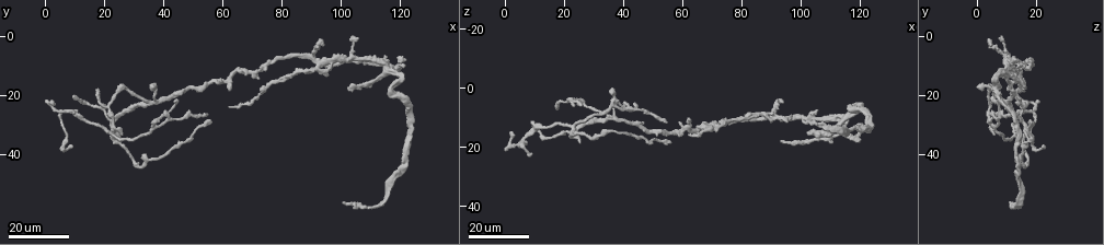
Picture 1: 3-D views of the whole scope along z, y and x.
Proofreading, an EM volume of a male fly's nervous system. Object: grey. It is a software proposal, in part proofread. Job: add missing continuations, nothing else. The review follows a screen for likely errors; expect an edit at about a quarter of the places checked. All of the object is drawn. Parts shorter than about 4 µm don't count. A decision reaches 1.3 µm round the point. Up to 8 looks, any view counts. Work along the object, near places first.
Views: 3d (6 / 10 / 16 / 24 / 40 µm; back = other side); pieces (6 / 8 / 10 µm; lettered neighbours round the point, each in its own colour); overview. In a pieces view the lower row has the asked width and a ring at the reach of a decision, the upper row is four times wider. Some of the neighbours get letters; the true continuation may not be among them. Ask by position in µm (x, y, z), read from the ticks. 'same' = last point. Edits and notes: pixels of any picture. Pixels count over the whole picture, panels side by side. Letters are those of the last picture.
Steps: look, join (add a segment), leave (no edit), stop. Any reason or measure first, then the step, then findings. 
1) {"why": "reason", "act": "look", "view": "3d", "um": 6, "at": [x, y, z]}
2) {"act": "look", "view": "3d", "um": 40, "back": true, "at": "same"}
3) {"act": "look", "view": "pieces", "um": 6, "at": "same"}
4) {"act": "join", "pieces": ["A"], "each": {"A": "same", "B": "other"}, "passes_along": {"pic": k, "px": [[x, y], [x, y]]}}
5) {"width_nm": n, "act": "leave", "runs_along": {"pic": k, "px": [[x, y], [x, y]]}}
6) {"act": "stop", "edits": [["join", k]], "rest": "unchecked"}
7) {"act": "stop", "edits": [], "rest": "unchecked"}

{"why": "an open end", "act": "look", "view": "3d", "um": 24, "at": [59, 15, 12]}

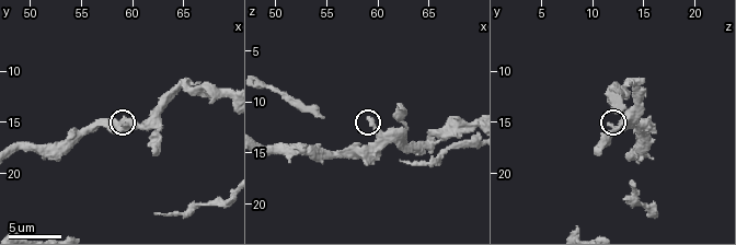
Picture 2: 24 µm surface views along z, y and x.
{"act": "look", "view": "pieces", "um": 8, "at": [59.2, 15.0, 11.6]}

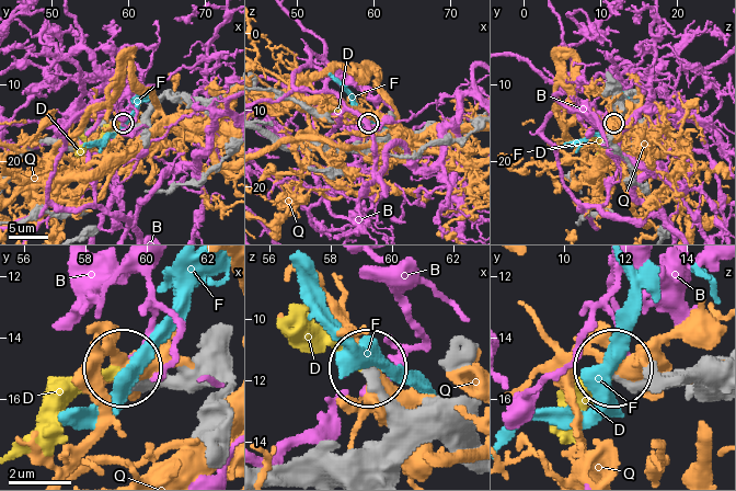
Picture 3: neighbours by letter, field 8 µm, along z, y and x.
{"act": "join", "pieces": ["D"], "each": {"B": "other", "D": "same", "F": "other", "Q": "other"}, "found": "it goes on there"}

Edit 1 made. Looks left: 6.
{"why": "branch stops here", "act": "look", "view": "3d", "um": 24, "at": [26, 34, 6]}

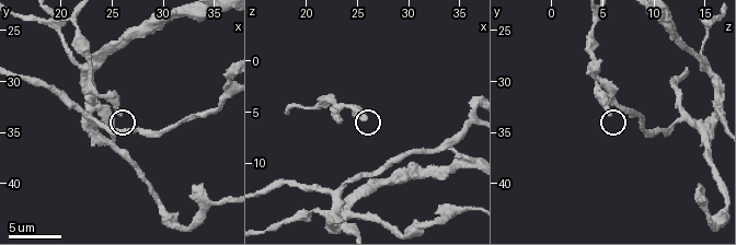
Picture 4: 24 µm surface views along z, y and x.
{"act": "look", "view": "pieces", "um": 8, "at": [25.6, 33.2, 5.8]}

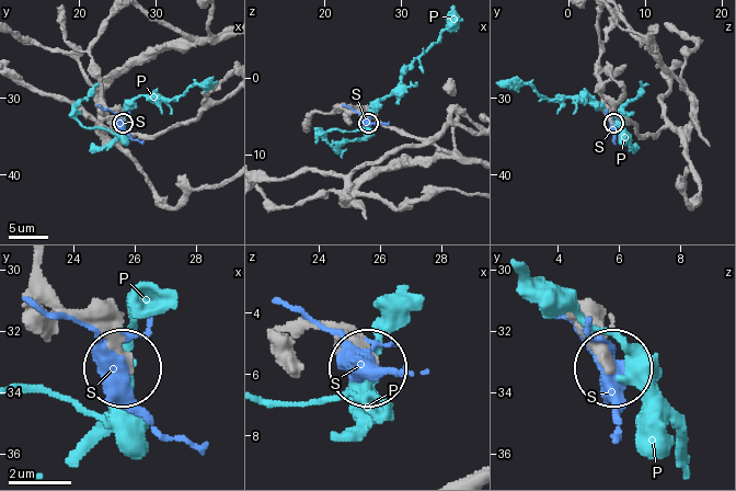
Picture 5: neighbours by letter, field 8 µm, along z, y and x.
{"width_nm": 290, "act": "leave", "each": {"P": "other", "S": "other"}, "runs_along": {"pic": 5, "px": [[36, 269], [99, 331], [123, 367]]}, "found": "none of them fits"}

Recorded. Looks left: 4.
{"why": "long arm stops here", "act": "look", "view": "3d", "um": 16, "at": [101, 56, 11]}

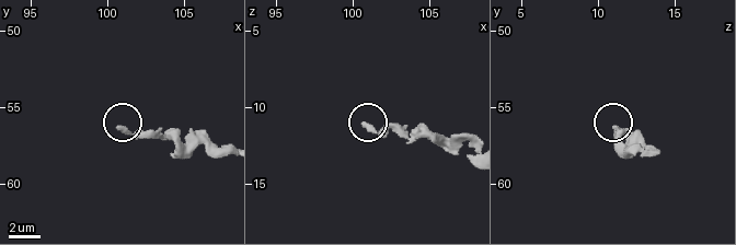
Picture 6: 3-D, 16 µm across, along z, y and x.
{"why": "see the neighbours", "act": "look", "view": "pieces", "um": 10, "at": [100.8, 56.4, 11.2]}

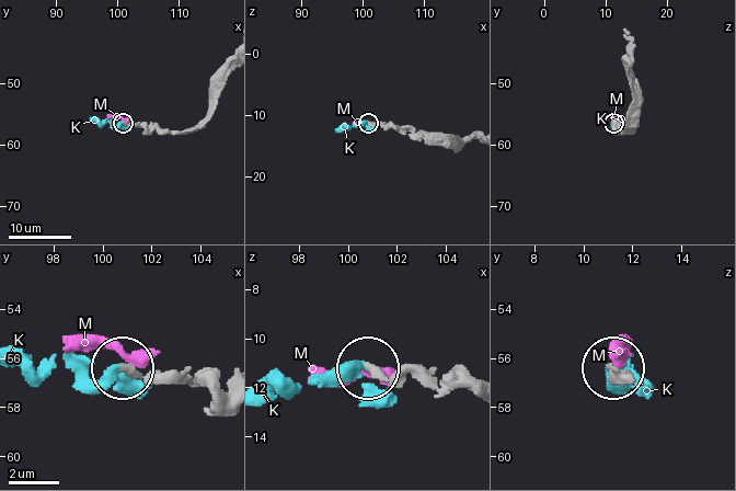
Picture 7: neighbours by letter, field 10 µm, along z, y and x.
{"width_nm": 280, "act": "join", "pieces": ["K"], "each": {"K": "same", "M": "other"}, "found": "it goes on there"}

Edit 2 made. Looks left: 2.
{"act": "stop", "edits": [["join", 3], ["join", 7]], "rest": "unchecked"}

